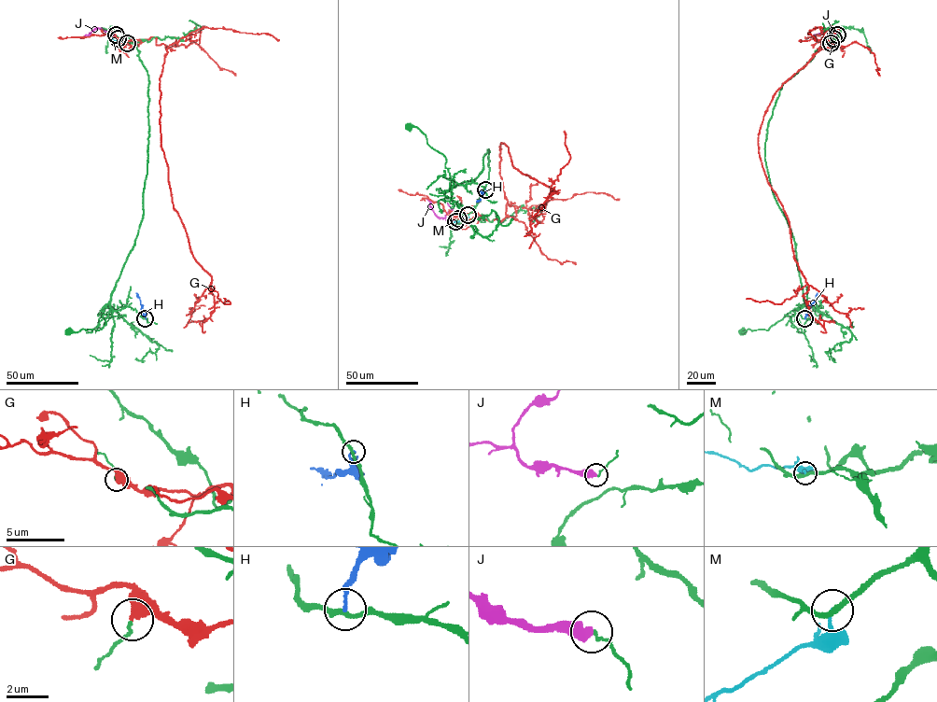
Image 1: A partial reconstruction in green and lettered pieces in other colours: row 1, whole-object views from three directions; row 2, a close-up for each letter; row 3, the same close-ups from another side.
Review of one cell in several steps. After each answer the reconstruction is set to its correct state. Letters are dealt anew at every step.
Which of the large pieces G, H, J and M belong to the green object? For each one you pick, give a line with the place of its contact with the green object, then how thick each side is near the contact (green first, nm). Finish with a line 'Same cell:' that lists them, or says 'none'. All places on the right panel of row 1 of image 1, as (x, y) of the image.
Same cell: none

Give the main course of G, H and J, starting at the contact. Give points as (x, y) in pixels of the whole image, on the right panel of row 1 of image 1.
G: (833, 38), (836, 45), (818, 50), (776, 91), (758, 139), (806, 284), (781, 303), (746, 299)
H: (805, 318), (817, 292)
J: (837, 35), (832, 28), (813, 35)

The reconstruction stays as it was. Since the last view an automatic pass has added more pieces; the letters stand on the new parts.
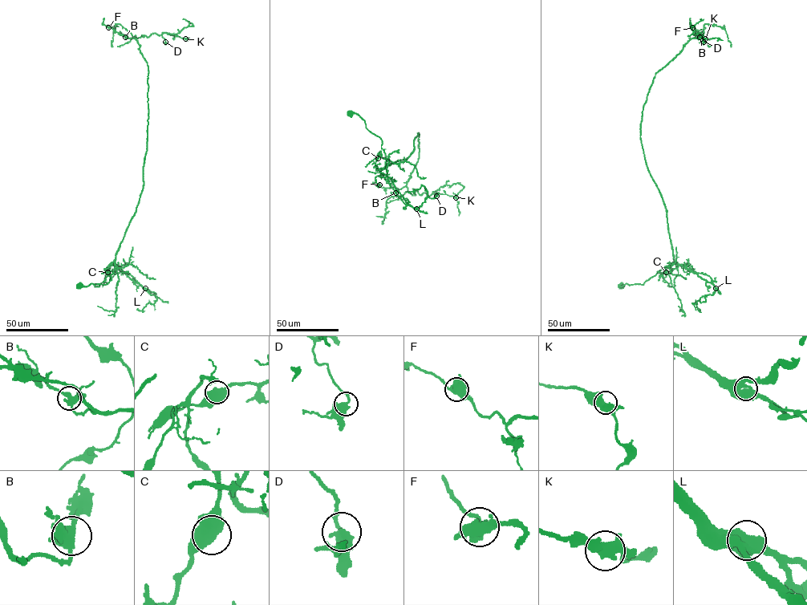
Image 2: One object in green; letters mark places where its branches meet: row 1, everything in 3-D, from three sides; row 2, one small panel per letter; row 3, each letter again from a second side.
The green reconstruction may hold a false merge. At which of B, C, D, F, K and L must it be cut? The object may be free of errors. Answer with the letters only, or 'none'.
L

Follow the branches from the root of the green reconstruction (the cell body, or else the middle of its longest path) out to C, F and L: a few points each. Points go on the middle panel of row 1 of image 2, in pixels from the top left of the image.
C: (350, 113), (357, 114), (364, 120), (366, 127), (381, 140), (387, 161), (380, 170), (375, 167), (378, 158)
F: (350, 113), (381, 140), (386, 166), (406, 159), (419, 135), (419, 158), (407, 184), (400, 189), (379, 184)
L: (350, 113), (357, 114), (366, 127), (381, 140), (387, 159), (381, 172), (416, 209)

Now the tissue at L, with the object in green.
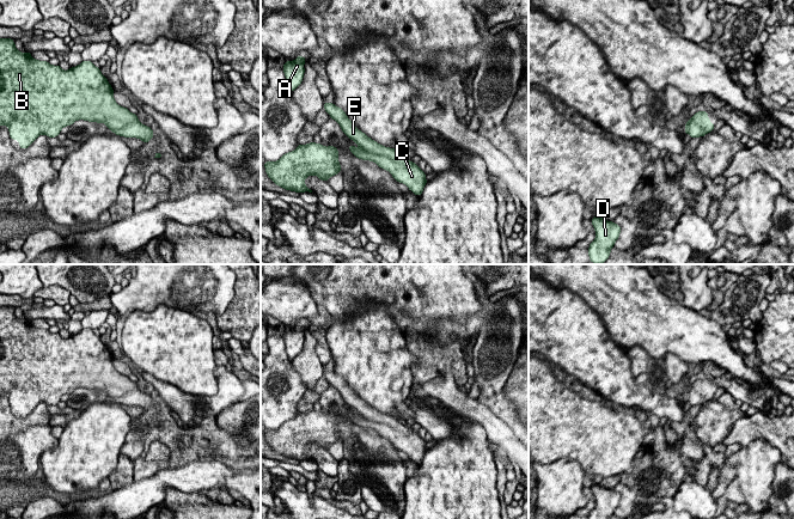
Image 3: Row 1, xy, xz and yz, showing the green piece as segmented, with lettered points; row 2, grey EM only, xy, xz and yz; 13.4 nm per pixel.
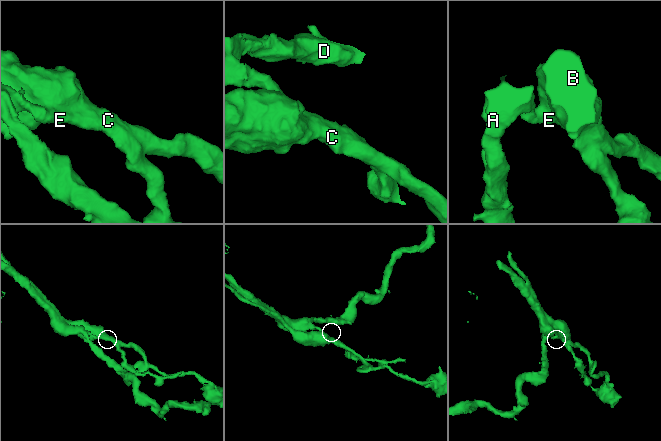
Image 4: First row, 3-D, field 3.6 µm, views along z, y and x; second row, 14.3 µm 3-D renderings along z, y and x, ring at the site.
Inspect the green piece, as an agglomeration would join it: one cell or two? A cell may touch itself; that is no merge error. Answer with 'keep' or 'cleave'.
cleave

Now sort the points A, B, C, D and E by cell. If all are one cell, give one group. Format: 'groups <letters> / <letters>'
groups A D E / B C

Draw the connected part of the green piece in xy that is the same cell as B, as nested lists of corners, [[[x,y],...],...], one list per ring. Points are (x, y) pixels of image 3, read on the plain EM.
[[[0,306],[0,395],[7,393],[11,408],[19,409],[19,416],[28,416],[41,402],[56,405],[61,397],[75,389],[105,391],[115,401],[127,396],[124,405],[142,407],[143,393],[138,383],[114,367],[114,358],[108,347],[92,329],[63,338],[59,332],[35,328],[31,320],[20,320],[12,306]]]

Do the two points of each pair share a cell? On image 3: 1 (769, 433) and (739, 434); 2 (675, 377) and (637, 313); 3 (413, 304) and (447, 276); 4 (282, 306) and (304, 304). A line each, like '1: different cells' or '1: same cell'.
1: same cell
2: different cells
3: same cell
4: same cell

